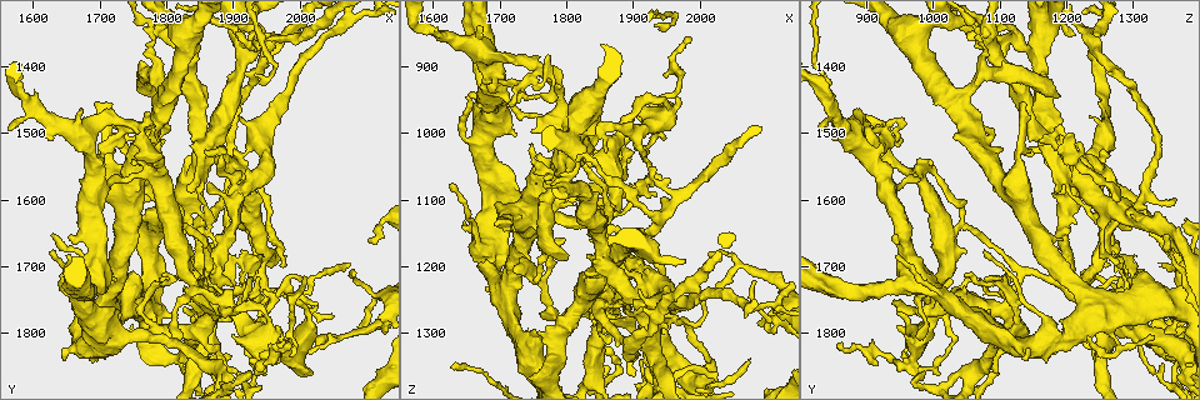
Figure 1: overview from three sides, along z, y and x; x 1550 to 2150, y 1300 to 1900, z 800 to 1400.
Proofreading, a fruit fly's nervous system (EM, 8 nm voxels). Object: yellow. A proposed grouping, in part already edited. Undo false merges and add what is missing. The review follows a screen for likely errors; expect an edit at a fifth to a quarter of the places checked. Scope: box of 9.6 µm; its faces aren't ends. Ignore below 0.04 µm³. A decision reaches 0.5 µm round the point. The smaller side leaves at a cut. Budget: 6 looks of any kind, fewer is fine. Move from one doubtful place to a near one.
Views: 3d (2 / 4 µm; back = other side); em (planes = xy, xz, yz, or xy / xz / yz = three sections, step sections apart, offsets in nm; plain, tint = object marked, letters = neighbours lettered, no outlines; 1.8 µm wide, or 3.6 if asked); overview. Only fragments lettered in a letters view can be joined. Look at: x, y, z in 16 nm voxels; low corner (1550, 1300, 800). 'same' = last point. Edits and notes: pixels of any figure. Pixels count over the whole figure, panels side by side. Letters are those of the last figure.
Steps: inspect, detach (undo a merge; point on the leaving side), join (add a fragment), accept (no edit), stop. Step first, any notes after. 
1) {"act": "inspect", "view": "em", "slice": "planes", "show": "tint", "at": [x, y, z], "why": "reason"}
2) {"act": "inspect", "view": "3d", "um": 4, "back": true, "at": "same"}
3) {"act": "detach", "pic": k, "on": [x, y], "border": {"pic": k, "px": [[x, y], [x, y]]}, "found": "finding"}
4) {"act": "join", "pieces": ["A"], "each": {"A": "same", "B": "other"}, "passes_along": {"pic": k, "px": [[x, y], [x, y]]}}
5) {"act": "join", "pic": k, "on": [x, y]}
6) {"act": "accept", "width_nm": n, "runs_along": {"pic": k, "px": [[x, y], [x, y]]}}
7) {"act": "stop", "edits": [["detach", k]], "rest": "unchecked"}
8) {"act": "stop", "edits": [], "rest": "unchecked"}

{"act": "inspect", "view": "3d", "um": 2, "at": [1860, 1605, 1225]}

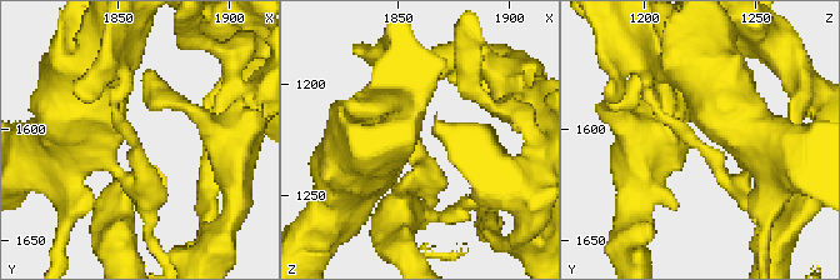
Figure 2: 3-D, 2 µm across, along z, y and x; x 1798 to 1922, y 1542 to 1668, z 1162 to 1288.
{"act": "inspect", "view": "em", "slice": "planes", "show": "letters", "at": [1860, 1603, 1224], "why": "shape alone is not enough"}

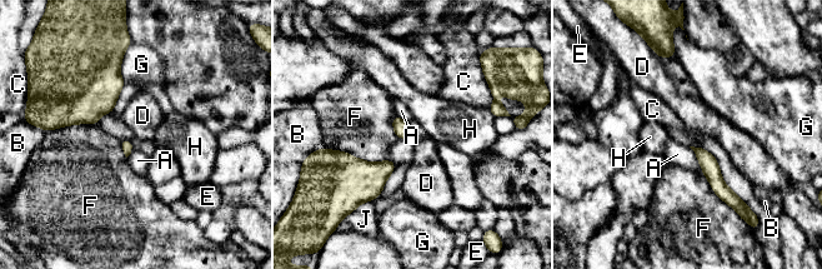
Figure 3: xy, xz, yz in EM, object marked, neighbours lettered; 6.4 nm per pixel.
{"act": "accept", "each": {"A": "other", "B": "other", "C": "other", "D": "other", "E": "other", "F": "other", "G": "other", "H": "other", "J": "other"}, "border": {"pic": 3, "px": [[701, 148], [748, 205]]}, "found": "no lettered fragment goes on from it"}

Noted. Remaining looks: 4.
{"act": "inspect", "view": "em", "slice": "yz", "step": 8, "show": "tint", "at": [1950, 1685, 1370], "why": "abrupt turn"}

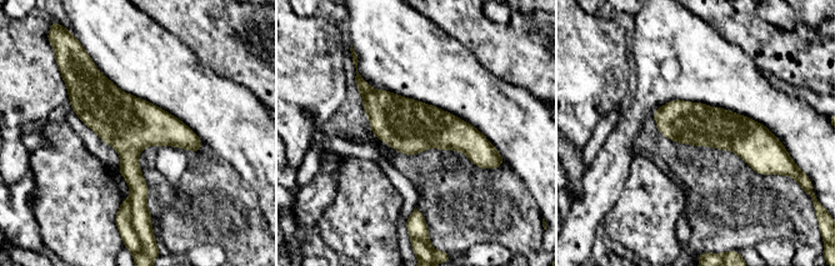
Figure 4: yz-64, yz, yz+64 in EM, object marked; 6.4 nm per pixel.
{"act": "inspect", "view": "em", "slice": "planes", "show": "letters", "at": "same", "why": "another direction"}

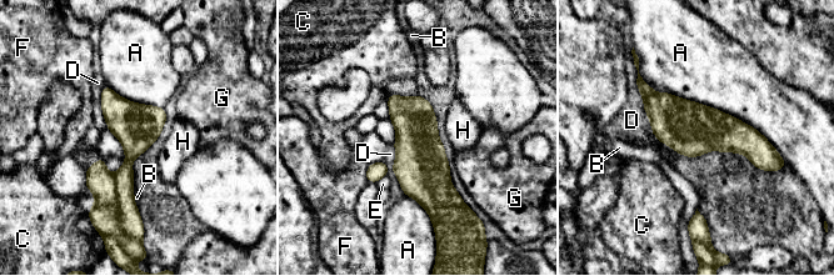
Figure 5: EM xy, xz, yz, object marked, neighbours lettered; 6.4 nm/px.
{"act": "accept", "each": {"A": "other", "B": "other", "C": "other", "D": "other", "E": "other", "F": "other", "G": "other", "H": "other"}, "border": {"pic": 5, "px": [[637, 75], [637, 88], [653, 133]]}, "found": "all the same neuron"}

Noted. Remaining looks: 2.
{"act": "inspect", "view": "3d", "um": 4, "at": [1855, 1800, 1295], "why": "four or more arms meet"}

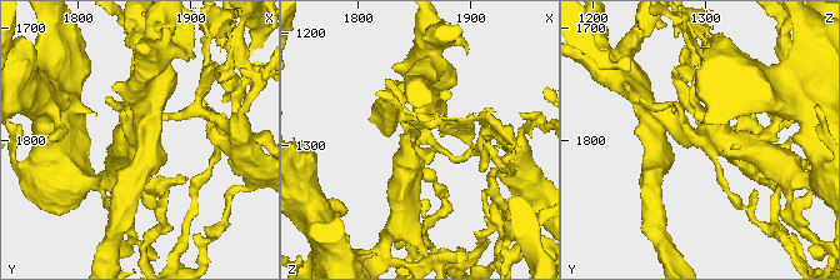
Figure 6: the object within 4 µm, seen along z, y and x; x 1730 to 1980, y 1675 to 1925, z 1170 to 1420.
{"act": "inspect", "view": "em", "um": 3.6, "slice": "planes", "show": "letters", "at": [1854, 1798, 1296]}

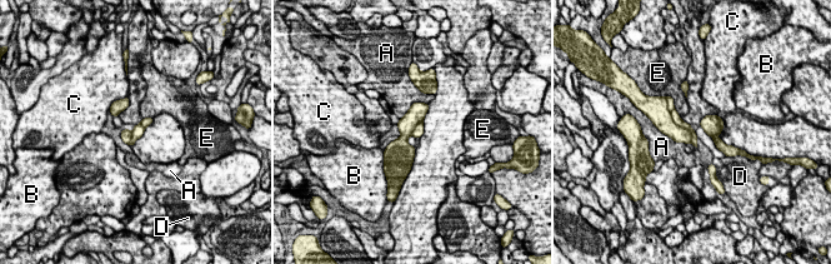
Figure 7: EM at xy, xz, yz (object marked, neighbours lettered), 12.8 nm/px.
{"act": "accept", "each": {"A": "other", "B": "other", "C": "other", "D": "other", "E": "other"}, "border": {"pic": 7, "px": [[670, 95], [674, 109], [680, 115]]}, "found": "continuous, no second neuron"}

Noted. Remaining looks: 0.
{"act": "stop", "edits": [], "rest": "unchecked"}

